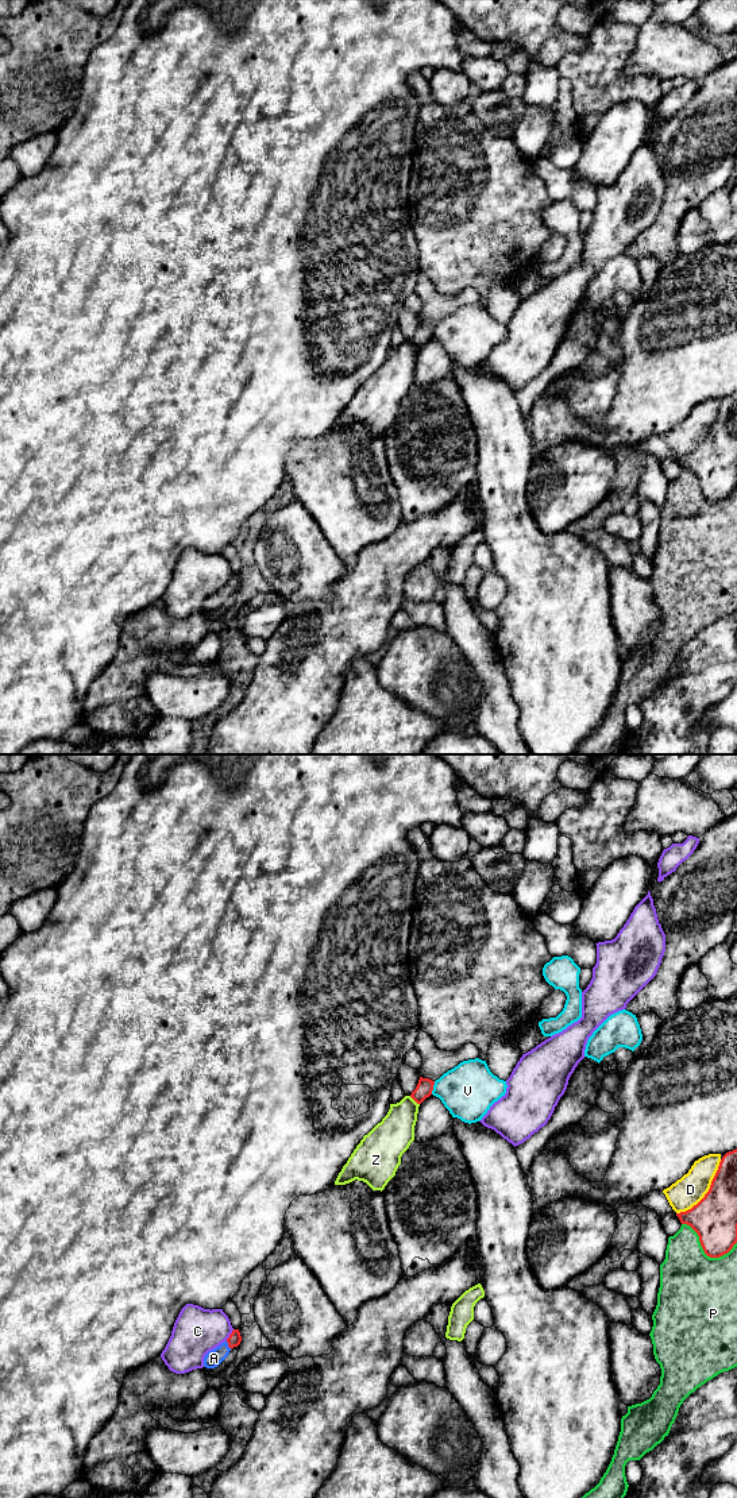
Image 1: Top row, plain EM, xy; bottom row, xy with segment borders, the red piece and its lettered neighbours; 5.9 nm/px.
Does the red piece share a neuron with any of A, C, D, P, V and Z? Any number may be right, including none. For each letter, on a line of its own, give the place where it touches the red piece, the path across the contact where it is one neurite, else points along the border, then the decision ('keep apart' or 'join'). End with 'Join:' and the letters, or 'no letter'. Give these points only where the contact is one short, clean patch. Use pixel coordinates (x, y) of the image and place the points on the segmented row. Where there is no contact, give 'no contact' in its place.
A: meets red in xy at (228, 1344); runs through xy (234, 1340), (228, 1344), (213, 1358); join
C: meets red in xy at (230, 1335); keep apart
D: meets red in xy at (707, 1192); keep apart
P: meets red in xy at (703, 1250); keep apart
V: meets red in xy at (432, 1088); keep apart
Z: meets red in xy at (415, 1100); keep apart
Join: A

